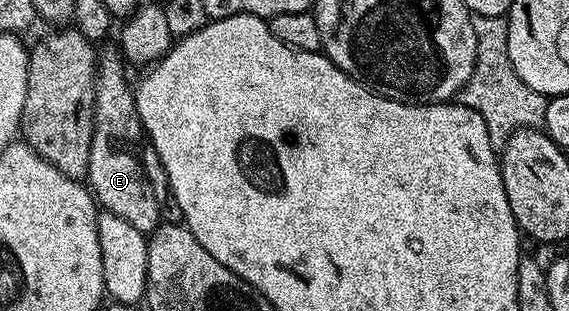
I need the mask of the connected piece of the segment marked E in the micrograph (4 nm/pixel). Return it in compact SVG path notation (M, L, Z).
M115 47L112 48L99 53L96 65L96 129L90 142L90 166L86 184L103 211L118 214L118 218L130 222L134 230L150 234L160 227L162 217L158 198L154 198L154 190L144 177L144 164L138 151L138 145L141 143L139 140L144 136L144 127L140 125L133 85L130 80L128 84L128 76L124 73L126 61Z

